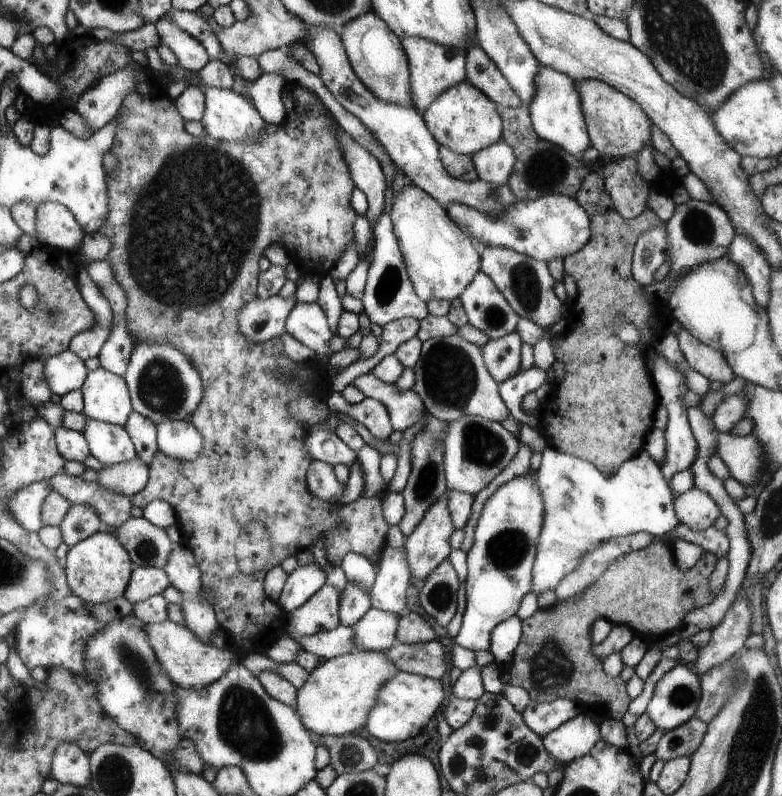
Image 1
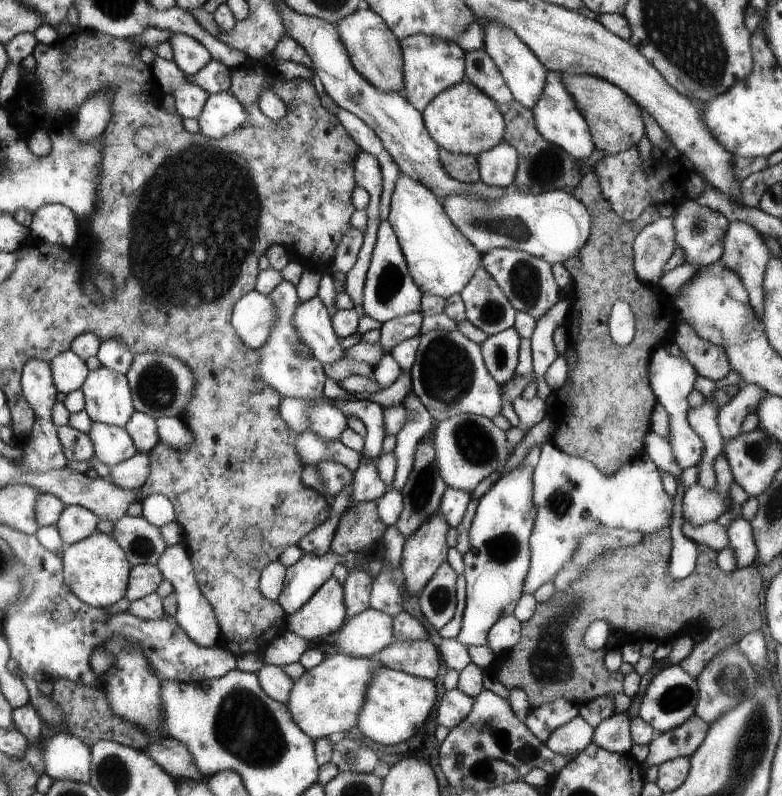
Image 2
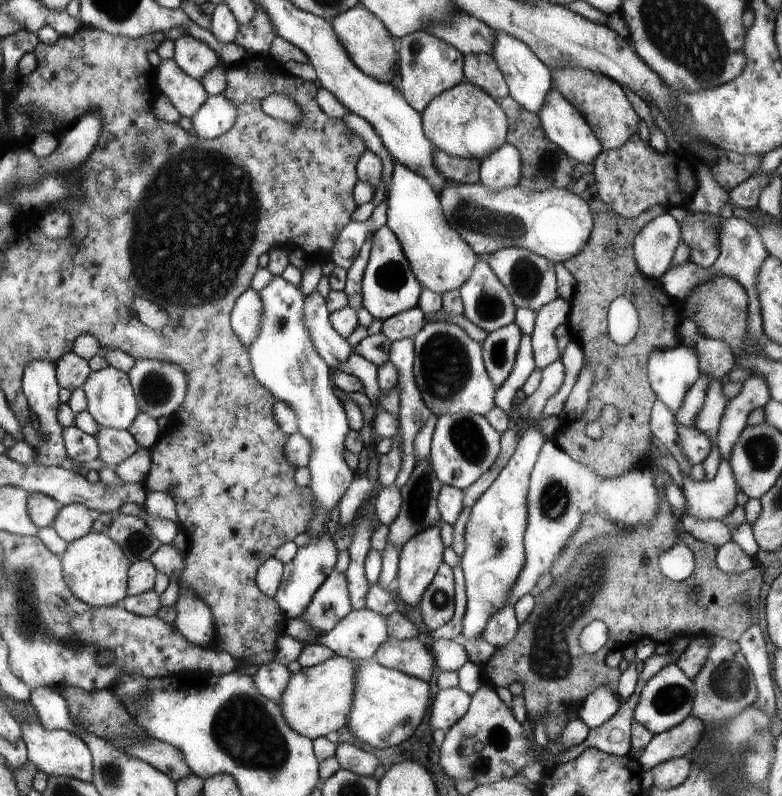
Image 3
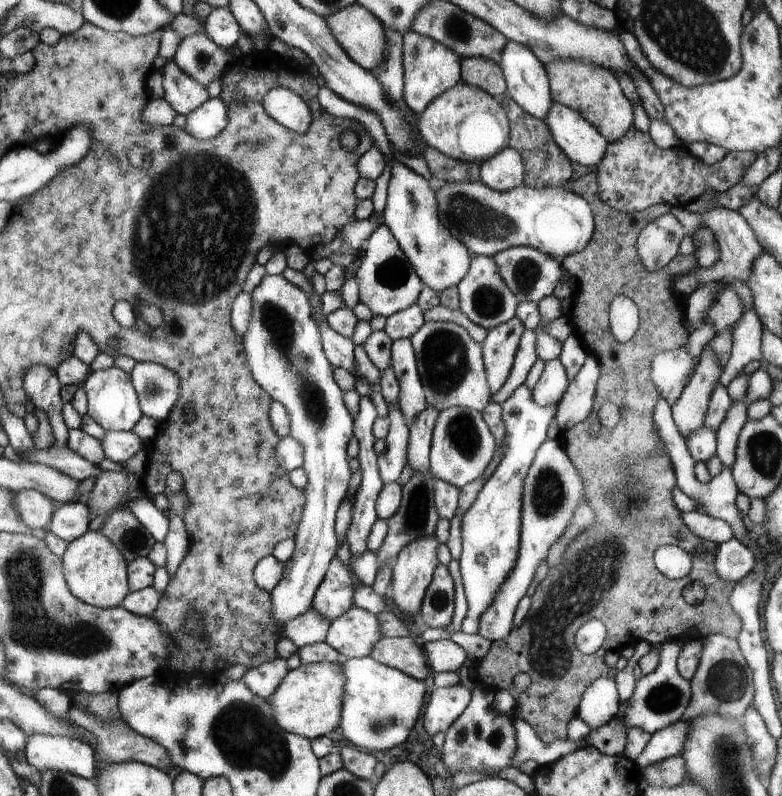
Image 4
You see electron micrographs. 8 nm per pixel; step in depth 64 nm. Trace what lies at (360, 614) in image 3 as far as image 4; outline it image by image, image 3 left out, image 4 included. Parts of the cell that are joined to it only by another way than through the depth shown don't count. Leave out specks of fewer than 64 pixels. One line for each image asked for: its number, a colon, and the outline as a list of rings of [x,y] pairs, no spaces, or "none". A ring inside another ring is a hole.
4: [[[349,608],[329,624],[325,644],[343,658],[369,658],[377,640],[381,640],[379,618],[363,608]]]

